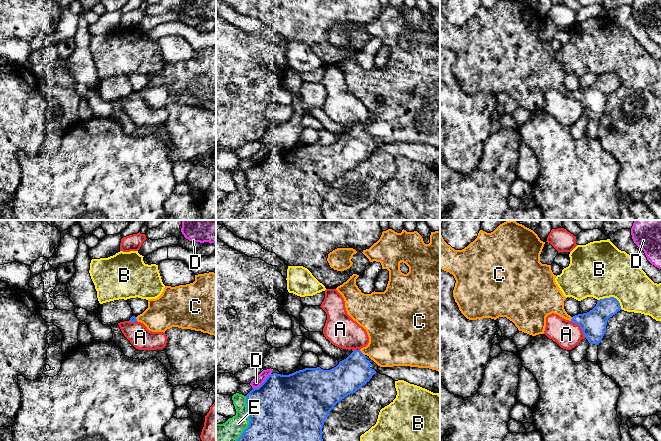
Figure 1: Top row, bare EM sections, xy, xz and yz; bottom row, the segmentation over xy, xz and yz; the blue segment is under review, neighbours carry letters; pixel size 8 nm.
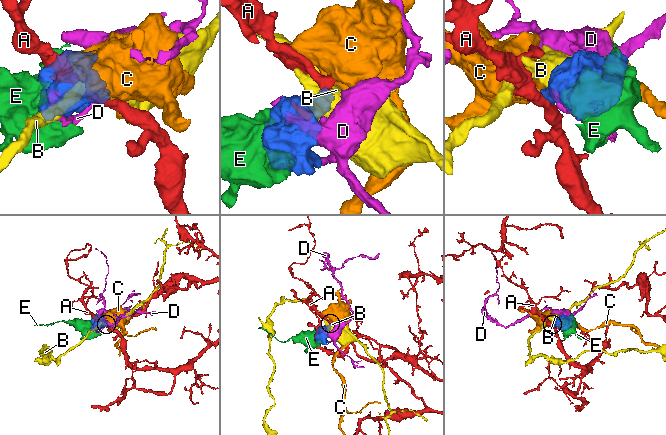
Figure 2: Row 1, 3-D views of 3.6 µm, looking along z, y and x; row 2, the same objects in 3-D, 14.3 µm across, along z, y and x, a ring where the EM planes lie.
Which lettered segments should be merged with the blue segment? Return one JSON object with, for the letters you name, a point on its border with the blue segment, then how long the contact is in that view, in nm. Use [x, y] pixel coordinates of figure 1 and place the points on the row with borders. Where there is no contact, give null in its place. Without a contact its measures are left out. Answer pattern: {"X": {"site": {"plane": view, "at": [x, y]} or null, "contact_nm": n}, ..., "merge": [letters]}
{"C": {"site": {"plane": "xz", "at": [362, 353]}, "contact_nm": 60}, "merge": ["C"]}

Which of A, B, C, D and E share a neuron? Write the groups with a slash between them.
A / B / C / D / E

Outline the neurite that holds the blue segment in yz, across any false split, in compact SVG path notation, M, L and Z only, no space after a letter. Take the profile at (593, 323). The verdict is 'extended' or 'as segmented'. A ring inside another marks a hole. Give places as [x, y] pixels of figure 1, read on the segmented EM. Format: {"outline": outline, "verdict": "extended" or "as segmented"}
{"outline": "M515 220L500 224L493 232L487 233L480 230L477 238L462 250L455 250L448 245L440 232L440 269L452 274L456 280L453 297L461 313L469 320L506 317L512 321L519 331L532 336L544 334L546 317L552 313L569 320L583 331L590 344L598 345L606 331L607 321L610 317L622 310L619 301L614 298L604 298L597 301L596 306L587 313L573 317L564 309L566 297L555 282L556 275L551 270L551 265L540 262L540 254L545 242L531 229Z", "verdict": "extended"}

